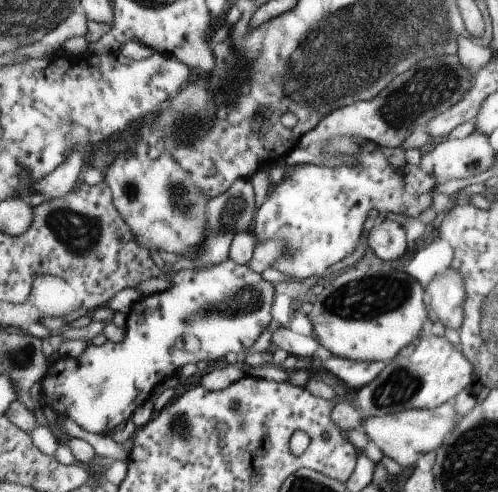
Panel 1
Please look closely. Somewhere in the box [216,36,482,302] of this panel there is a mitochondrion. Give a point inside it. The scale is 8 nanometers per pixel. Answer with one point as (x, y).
(433, 85)

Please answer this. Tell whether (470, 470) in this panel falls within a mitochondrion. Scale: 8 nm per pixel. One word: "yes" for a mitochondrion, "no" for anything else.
yes

